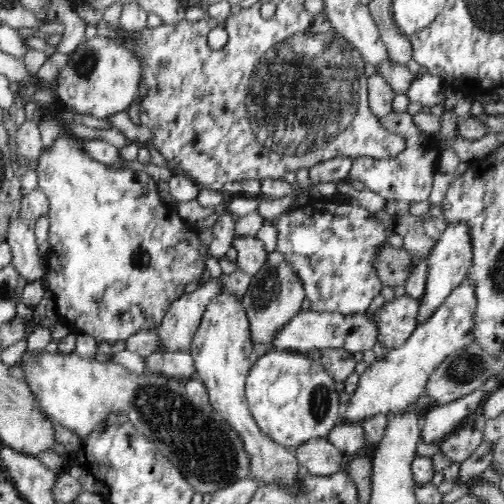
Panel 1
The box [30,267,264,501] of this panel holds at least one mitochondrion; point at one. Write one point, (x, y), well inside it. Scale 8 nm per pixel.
(203, 447)

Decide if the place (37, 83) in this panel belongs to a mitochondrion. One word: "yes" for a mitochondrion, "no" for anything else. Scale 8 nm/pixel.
no

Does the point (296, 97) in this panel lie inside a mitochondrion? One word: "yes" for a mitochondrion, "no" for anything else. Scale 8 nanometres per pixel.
yes

